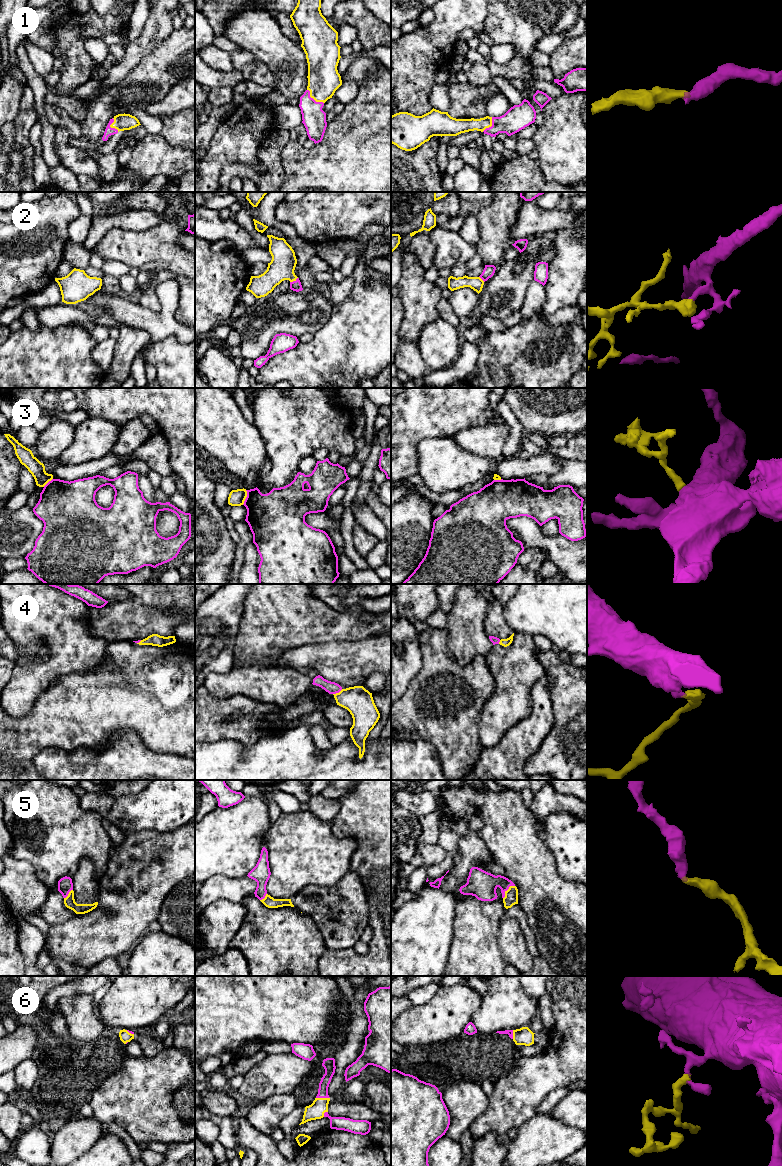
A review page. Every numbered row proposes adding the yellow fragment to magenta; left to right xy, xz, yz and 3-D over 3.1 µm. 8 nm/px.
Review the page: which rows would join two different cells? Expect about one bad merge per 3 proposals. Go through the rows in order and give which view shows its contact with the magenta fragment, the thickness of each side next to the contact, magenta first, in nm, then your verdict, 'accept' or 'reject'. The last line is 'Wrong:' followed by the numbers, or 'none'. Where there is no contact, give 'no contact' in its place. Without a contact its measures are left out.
1: contact in xz; calibres 190 and 260 nm; accept
2: contact in xz; calibres 80 and 200 nm; accept
3: contact in xz; calibres 380 and 130 nm; reject
4: contact in xz; calibres 100 and 220 nm; accept
5: contact in yz; calibres 220 and 110 nm; accept
6: contact in xz; calibres 90 and 140 nm; accept
Wrong: 3

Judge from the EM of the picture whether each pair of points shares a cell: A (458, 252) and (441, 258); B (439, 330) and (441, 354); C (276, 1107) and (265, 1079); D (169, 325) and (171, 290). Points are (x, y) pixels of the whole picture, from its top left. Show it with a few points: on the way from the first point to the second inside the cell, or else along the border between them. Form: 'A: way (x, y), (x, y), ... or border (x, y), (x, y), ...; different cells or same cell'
A: way (454, 252), (450, 252), (445, 257); same cell
B: way (439, 336), (439, 348); same cell
C: border (289, 1092), (274, 1094), (256, 1103); different cells
D: way (169, 316), (169, 299); same cell

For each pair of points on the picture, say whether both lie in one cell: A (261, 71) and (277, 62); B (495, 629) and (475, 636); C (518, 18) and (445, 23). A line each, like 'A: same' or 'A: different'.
A: different
B: different
C: different

